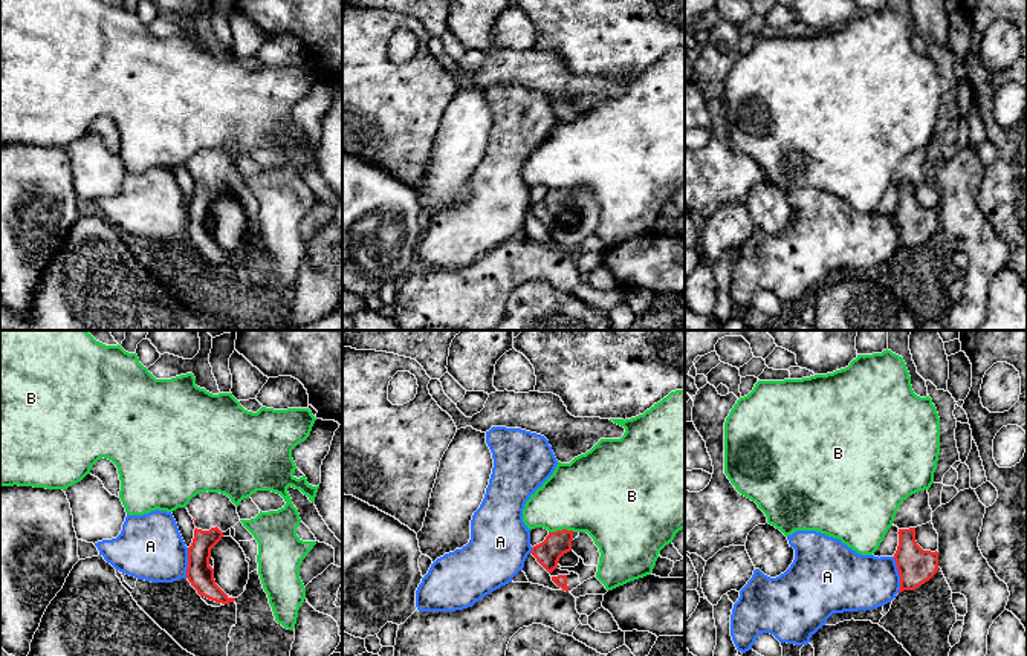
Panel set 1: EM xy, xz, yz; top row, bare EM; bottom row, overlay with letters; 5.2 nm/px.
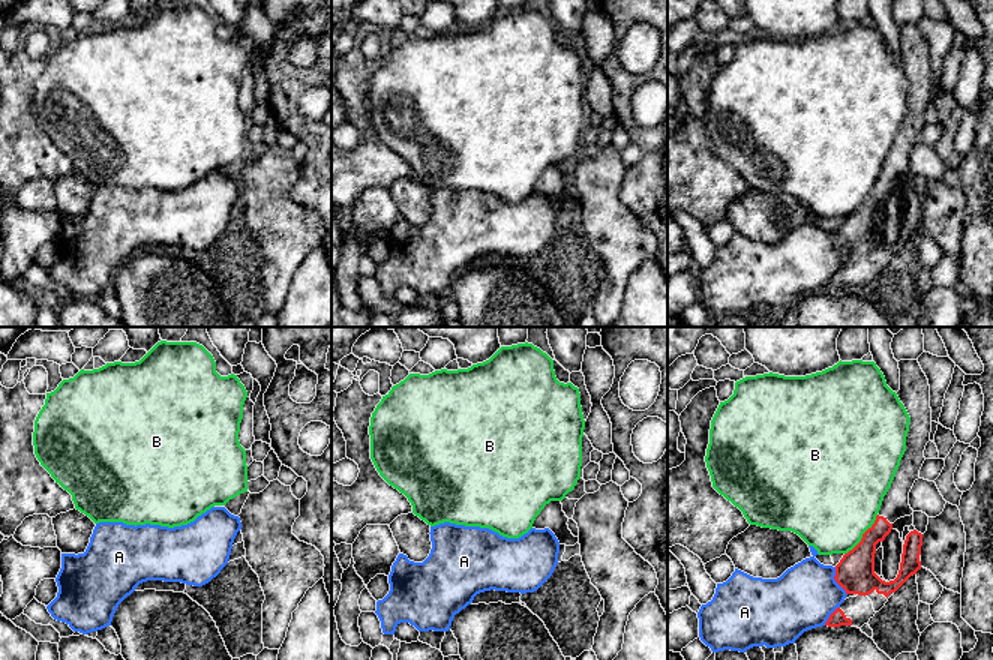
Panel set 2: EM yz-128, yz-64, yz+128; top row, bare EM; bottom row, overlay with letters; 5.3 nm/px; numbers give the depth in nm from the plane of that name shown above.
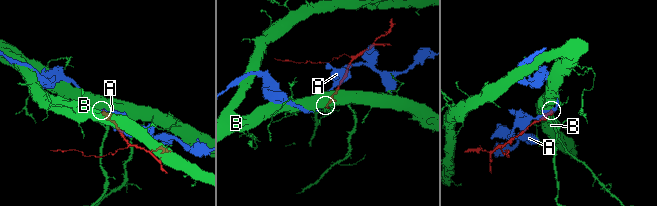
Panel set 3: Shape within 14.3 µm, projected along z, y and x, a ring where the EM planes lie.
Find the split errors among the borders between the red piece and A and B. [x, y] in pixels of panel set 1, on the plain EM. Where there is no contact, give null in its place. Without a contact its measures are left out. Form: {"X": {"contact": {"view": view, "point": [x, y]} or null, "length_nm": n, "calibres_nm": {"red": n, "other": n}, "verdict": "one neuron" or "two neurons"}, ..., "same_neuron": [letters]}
{"A": {"contact": {"view": "yz", "point": [899, 231]}, "length_nm": 190, "calibres_nm": {"red": 190, "other": 300}, "verdict": "two neurons"}, "B": {"contact": {"view": "xz", "point": [561, 188]}, "length_nm": 140, "calibres_nm": {"red": 140, "other": 400}, "verdict": "two neurons"}, "same_neuron": []}

